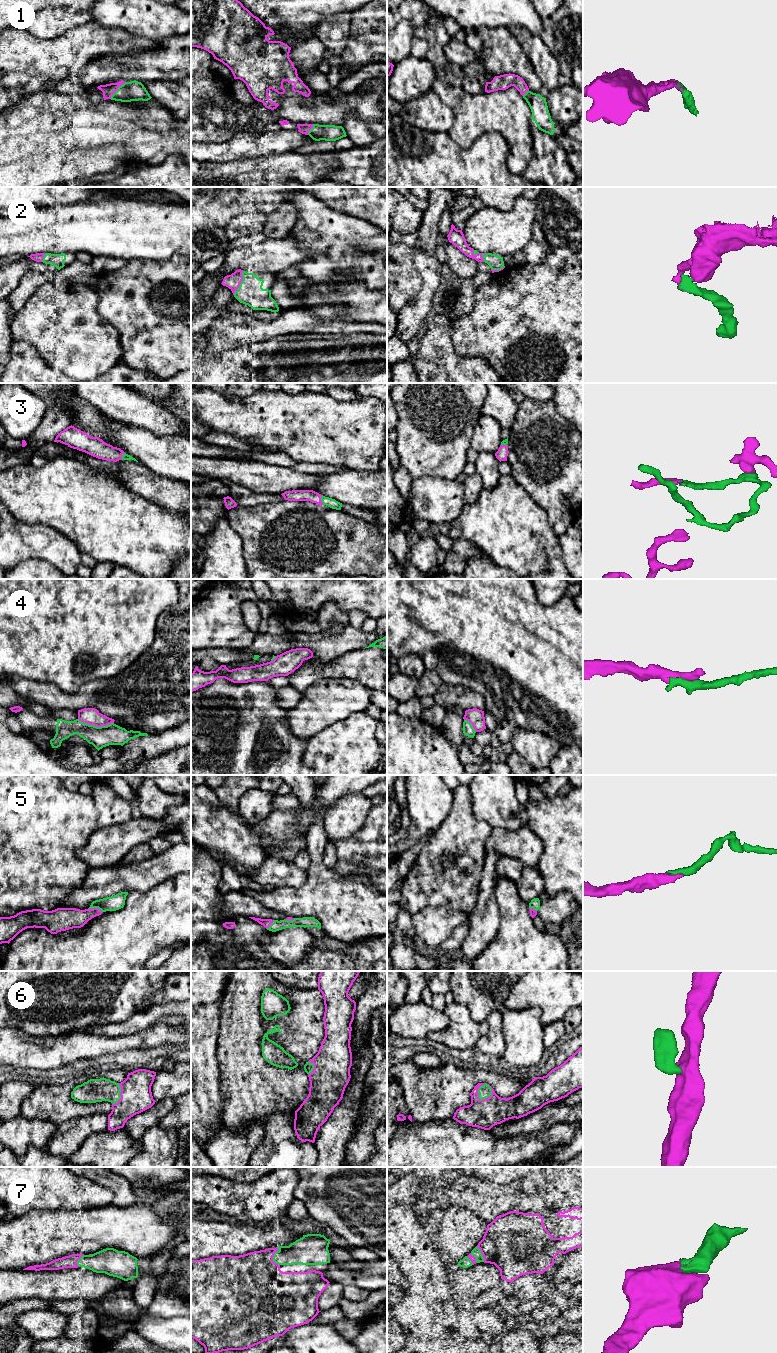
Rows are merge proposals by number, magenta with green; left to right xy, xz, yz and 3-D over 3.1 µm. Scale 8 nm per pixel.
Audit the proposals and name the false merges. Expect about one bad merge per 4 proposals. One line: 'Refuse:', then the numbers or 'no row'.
Refuse: 4

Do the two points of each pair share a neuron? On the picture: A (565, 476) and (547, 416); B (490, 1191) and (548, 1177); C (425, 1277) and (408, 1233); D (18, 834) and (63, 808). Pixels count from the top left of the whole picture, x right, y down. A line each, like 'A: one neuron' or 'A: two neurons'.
A: one neuron
B: two neurons
C: one neuron
D: one neuron

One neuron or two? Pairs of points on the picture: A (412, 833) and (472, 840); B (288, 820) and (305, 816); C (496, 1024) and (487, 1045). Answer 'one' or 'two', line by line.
A: two
B: one
C: one

